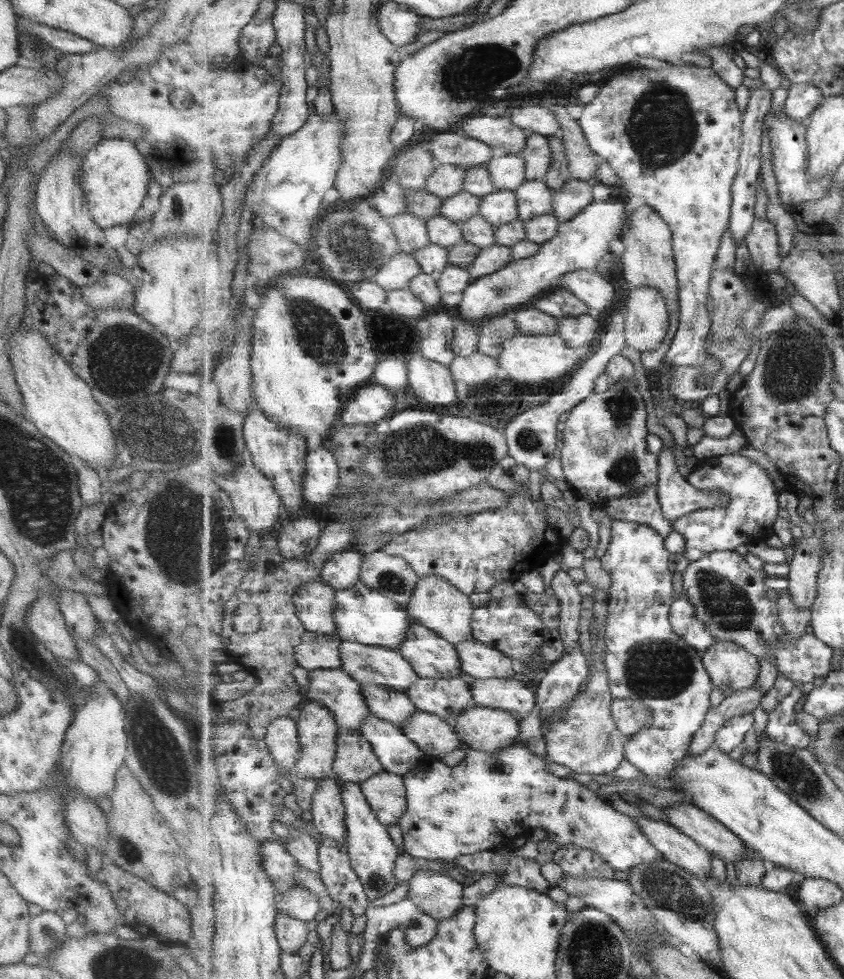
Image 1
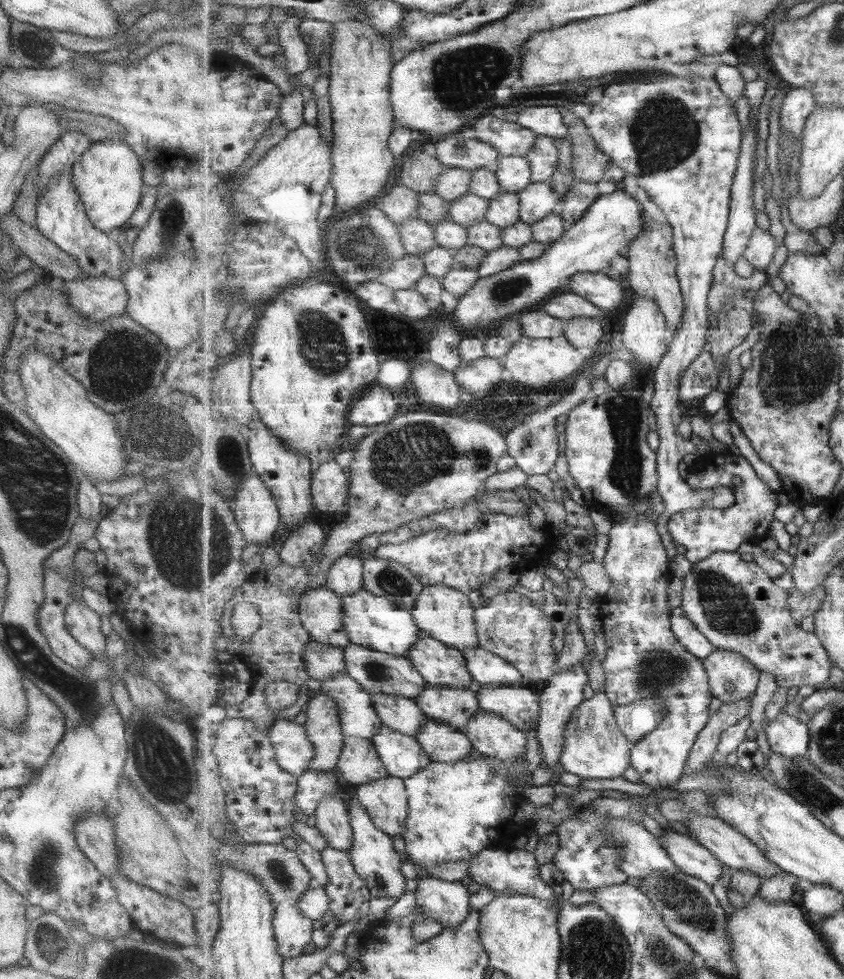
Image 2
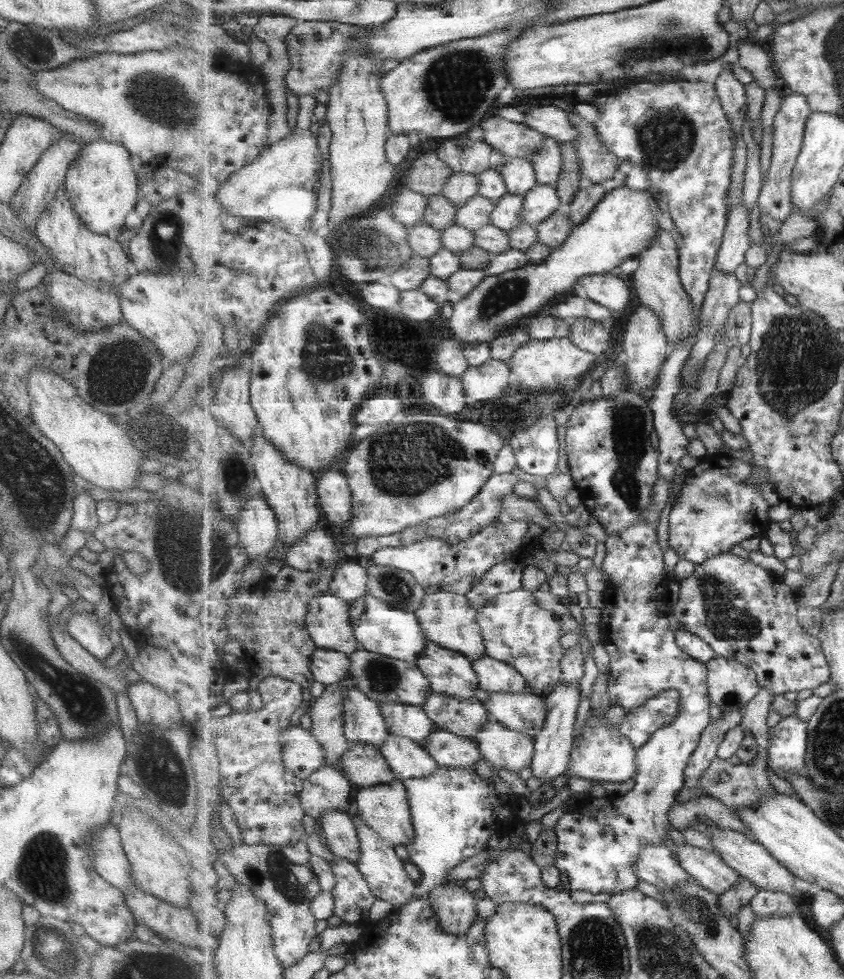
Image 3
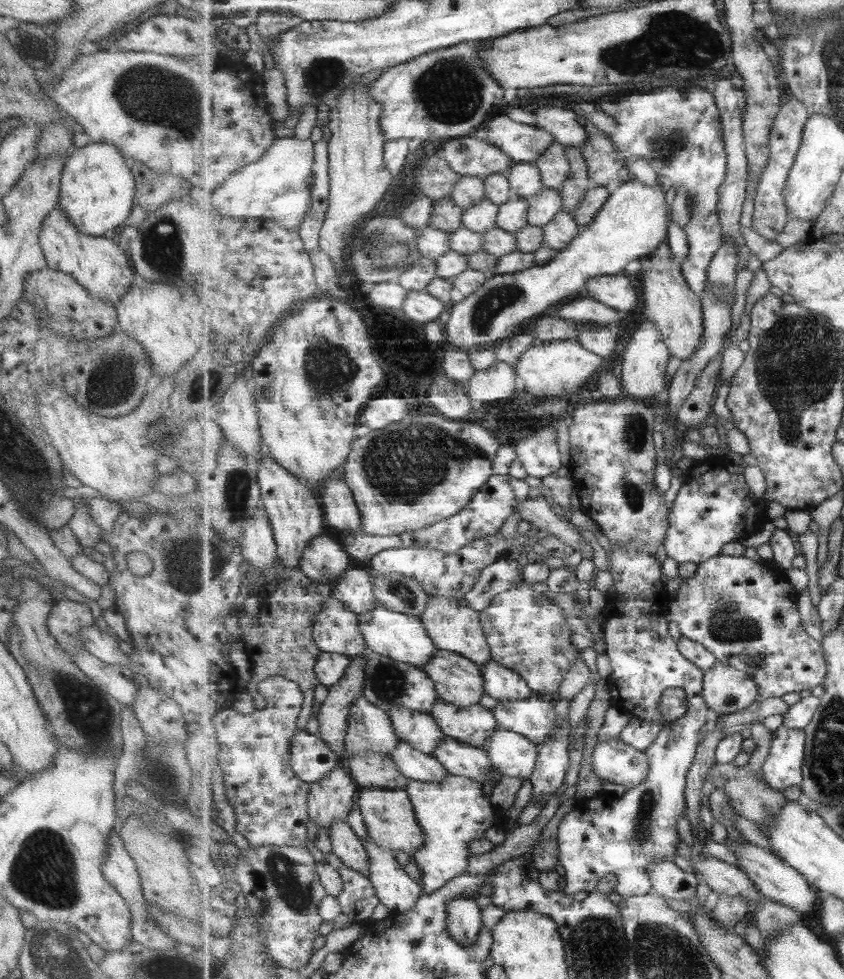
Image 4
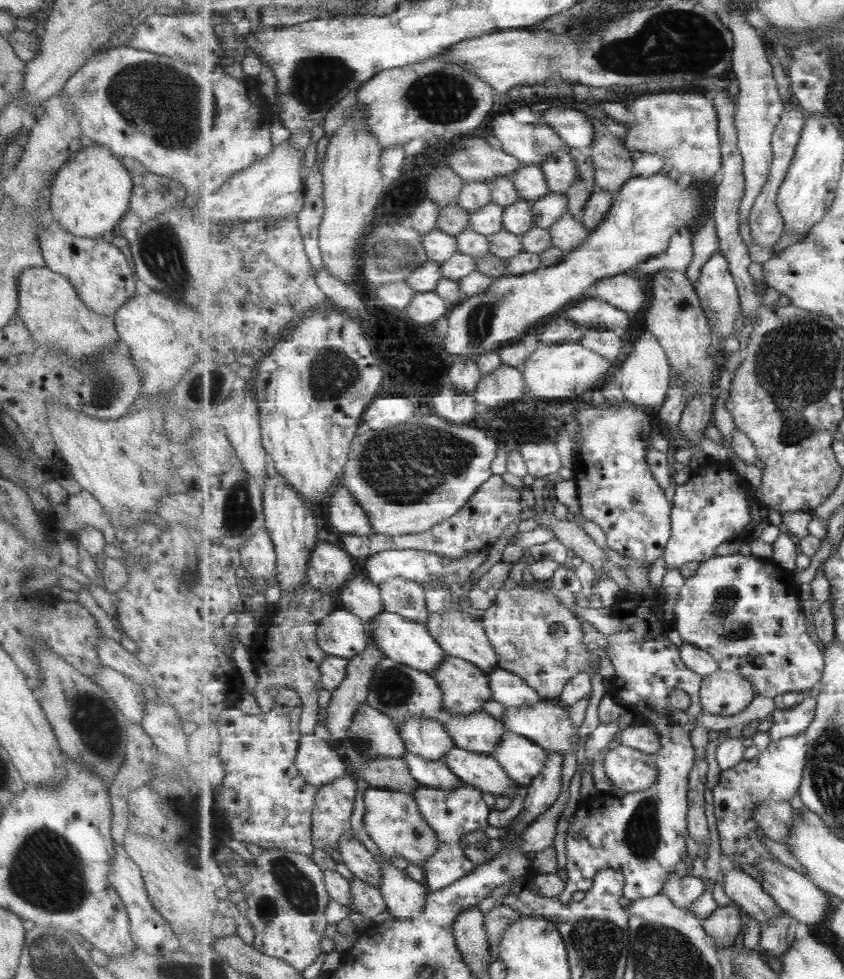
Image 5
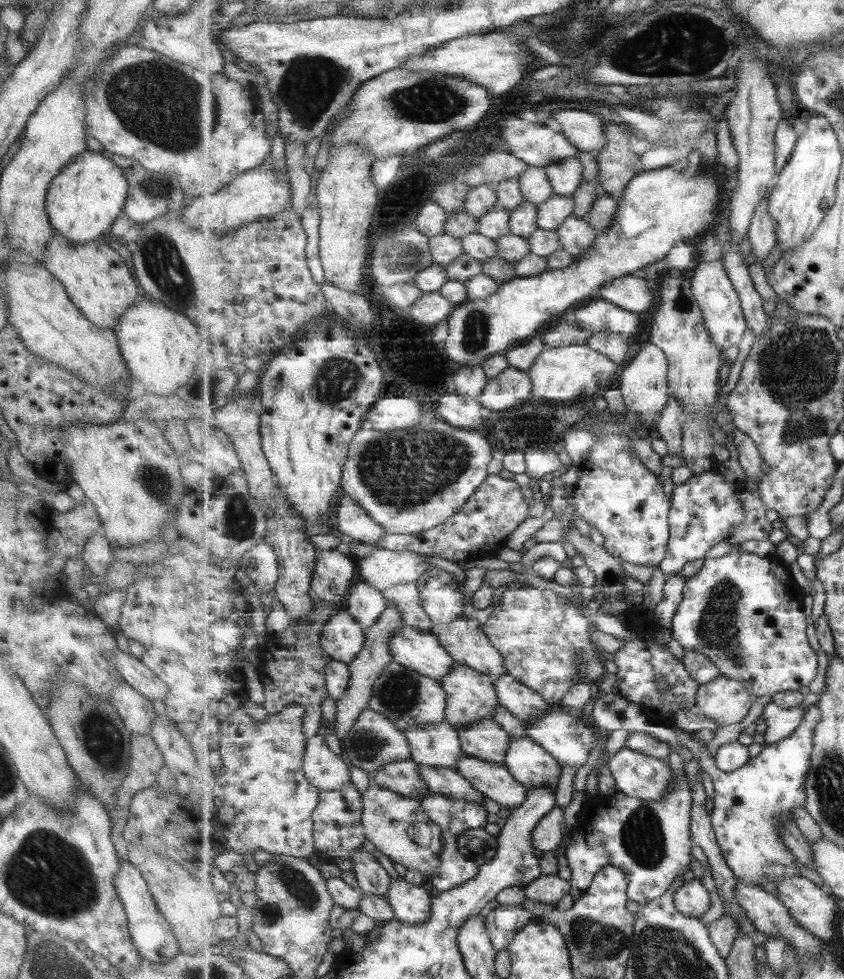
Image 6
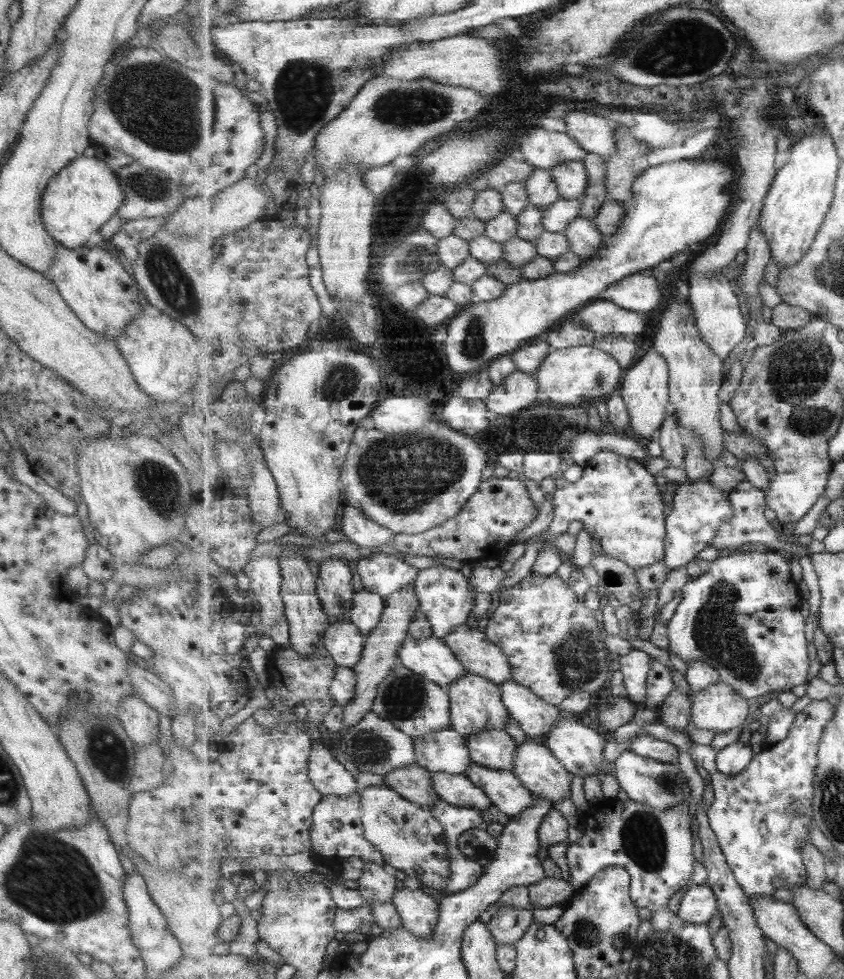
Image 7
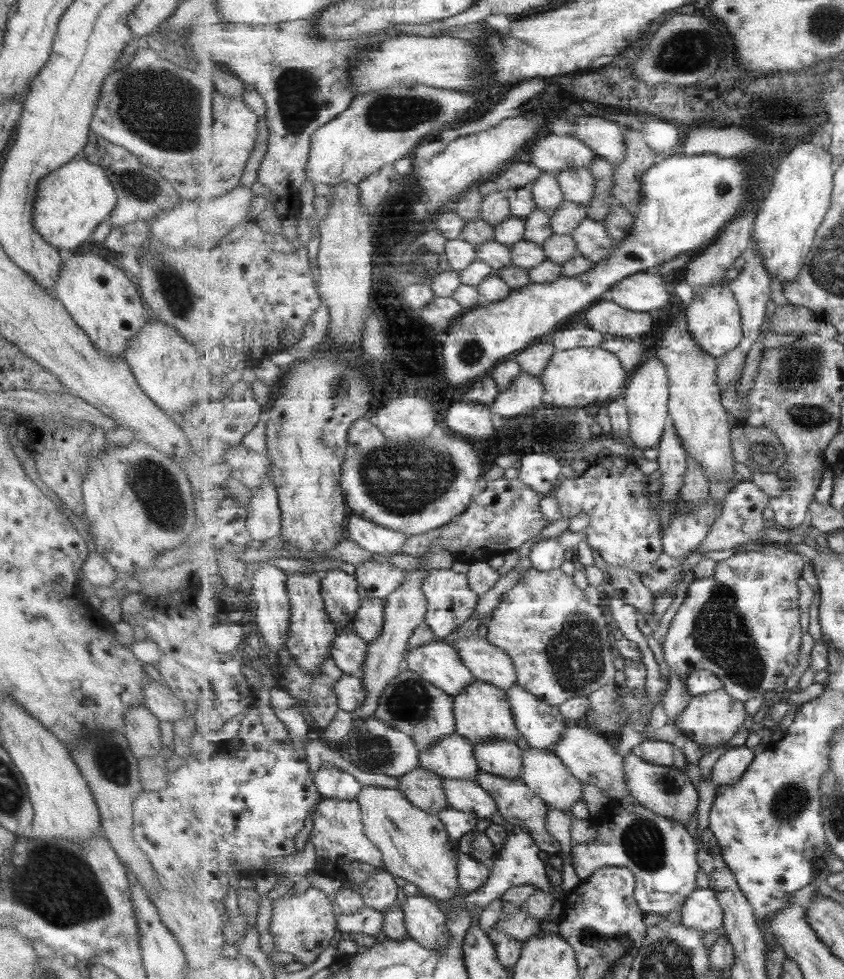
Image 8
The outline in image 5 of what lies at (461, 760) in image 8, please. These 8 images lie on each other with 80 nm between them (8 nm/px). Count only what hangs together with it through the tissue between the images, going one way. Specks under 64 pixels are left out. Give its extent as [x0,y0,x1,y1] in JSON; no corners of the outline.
[398,716,456,761]

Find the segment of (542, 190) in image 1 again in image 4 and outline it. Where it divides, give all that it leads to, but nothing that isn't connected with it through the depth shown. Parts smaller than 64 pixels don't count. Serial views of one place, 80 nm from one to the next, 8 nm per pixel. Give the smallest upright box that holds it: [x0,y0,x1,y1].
[527,189,563,226]

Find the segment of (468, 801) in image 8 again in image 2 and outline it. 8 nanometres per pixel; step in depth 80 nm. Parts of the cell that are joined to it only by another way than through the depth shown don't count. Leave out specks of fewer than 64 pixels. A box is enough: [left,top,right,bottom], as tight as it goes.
[372,724,432,779]

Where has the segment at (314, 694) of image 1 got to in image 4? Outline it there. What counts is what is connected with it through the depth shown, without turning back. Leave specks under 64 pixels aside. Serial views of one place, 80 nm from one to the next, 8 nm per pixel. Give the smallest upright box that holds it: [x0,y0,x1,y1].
[346,696,399,756]

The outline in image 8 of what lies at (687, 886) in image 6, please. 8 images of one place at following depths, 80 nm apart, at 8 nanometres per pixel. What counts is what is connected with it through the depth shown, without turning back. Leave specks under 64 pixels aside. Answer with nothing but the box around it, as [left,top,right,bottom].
[680,889,726,935]

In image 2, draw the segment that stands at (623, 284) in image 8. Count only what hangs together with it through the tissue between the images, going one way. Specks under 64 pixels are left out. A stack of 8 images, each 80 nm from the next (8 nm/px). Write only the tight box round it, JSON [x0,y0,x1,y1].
[569,273,625,310]

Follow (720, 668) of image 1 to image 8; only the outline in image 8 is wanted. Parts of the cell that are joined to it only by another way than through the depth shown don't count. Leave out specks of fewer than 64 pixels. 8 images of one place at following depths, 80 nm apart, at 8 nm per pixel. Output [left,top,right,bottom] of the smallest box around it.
[674,688,747,747]

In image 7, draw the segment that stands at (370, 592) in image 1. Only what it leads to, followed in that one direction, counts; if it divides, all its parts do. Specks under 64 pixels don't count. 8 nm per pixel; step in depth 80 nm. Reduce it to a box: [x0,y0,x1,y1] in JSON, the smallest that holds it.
[399,636,468,688]

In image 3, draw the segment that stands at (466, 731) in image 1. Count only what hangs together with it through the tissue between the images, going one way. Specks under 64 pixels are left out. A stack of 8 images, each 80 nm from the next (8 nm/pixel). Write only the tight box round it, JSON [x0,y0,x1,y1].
[474,718,535,773]

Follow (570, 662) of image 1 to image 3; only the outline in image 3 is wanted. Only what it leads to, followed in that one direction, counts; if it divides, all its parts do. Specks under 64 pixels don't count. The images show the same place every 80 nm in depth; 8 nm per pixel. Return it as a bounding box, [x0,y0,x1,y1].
[532,682,579,784]

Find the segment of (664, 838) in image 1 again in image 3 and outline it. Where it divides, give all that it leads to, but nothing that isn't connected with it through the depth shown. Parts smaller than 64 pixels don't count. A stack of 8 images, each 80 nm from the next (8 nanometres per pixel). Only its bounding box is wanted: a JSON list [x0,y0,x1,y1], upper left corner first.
[677,844,742,896]

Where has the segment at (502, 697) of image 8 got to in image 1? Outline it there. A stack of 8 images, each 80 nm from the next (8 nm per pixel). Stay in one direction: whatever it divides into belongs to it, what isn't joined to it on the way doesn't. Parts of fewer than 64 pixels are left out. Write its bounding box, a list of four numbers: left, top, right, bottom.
[399,616,461,679]

